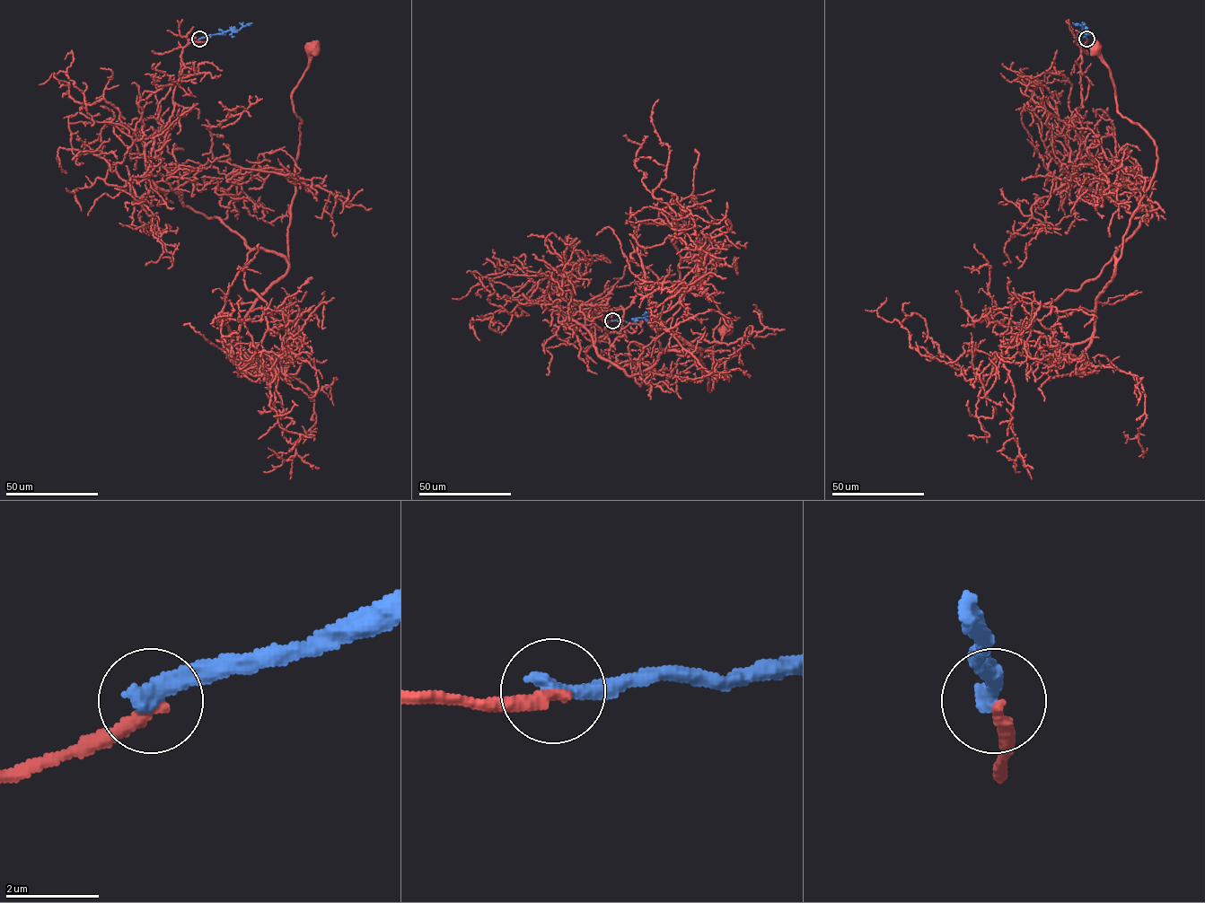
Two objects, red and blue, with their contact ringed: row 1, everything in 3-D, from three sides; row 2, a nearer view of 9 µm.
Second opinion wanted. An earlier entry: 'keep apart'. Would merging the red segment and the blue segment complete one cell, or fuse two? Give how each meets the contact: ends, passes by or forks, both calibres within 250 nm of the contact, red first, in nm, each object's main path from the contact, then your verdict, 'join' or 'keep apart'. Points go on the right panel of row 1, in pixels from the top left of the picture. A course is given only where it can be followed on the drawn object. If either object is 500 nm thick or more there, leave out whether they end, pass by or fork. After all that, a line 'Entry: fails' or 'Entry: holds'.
red ends; blue ends; calibres 300 and 400 nm; course red (1086, 39), (1071, 170), (1135, 217), (1156, 203), (1145, 222), (1156, 146), (1118, 111), (1095, 48); course blue (1086, 39), (1086, 35), (1089, 34), (1072, 22); keep apart
Entry: holds

